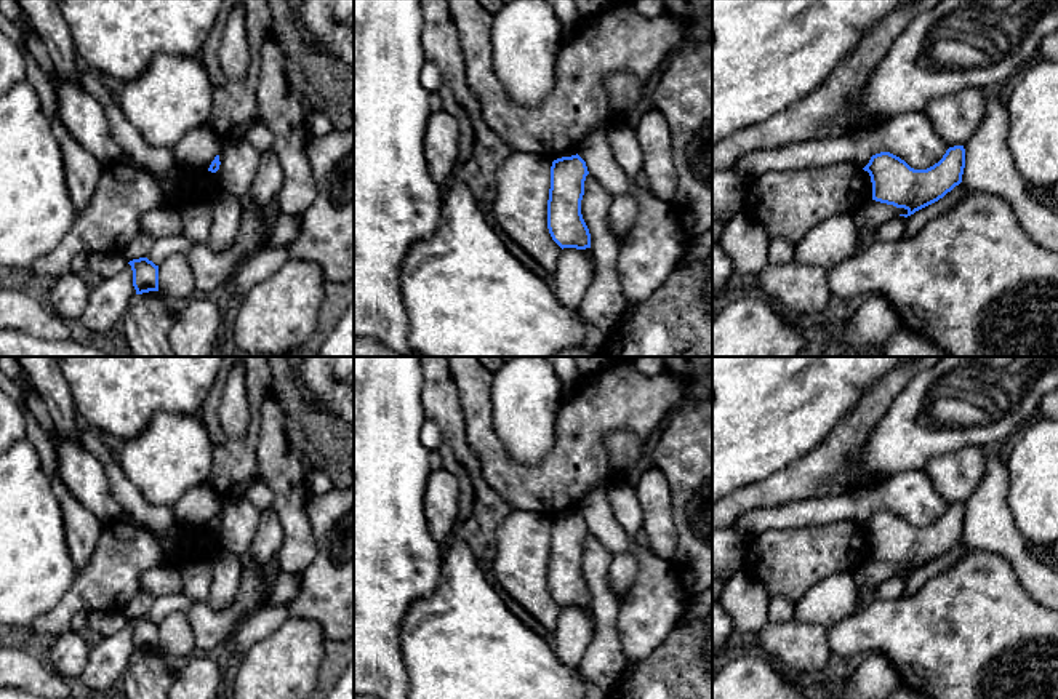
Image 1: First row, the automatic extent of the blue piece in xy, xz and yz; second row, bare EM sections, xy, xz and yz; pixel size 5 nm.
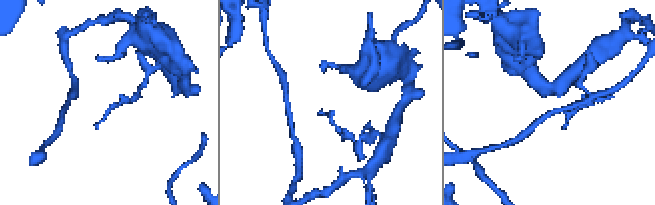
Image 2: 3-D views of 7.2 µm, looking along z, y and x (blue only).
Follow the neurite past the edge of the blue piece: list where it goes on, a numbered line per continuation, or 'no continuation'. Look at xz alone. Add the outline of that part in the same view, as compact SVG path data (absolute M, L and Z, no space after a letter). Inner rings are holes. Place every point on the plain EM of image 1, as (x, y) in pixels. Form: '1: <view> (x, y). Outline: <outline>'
no continuation

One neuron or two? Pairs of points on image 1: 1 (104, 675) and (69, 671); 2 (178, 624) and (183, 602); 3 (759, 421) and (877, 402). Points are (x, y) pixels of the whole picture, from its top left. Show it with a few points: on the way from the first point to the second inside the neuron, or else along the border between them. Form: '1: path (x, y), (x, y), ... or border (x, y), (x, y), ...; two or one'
1: border (93, 639), (85, 667), (77, 677); two
2: border (184, 611), (172, 611), (159, 624); two
3: border (881, 378), (829, 432); two

